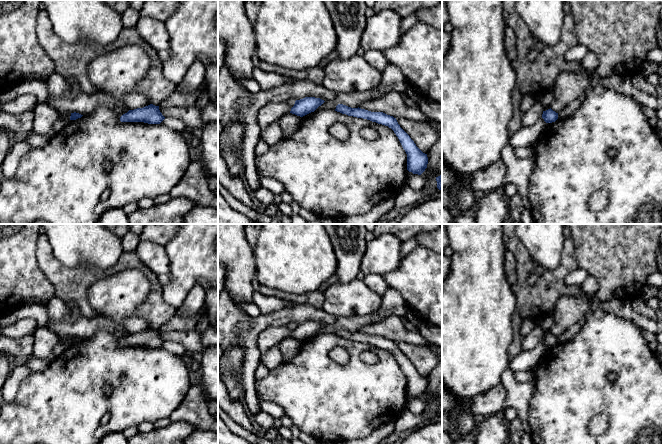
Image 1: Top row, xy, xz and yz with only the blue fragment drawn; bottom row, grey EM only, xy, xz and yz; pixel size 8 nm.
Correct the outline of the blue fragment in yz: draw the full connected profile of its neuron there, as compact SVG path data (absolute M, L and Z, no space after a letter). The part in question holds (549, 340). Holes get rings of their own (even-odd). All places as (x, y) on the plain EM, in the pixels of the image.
M550 332L546 335L543 335L542 342L546 347L552 347L558 343L558 337L556 337Z

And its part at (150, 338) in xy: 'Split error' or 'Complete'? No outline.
Complete

